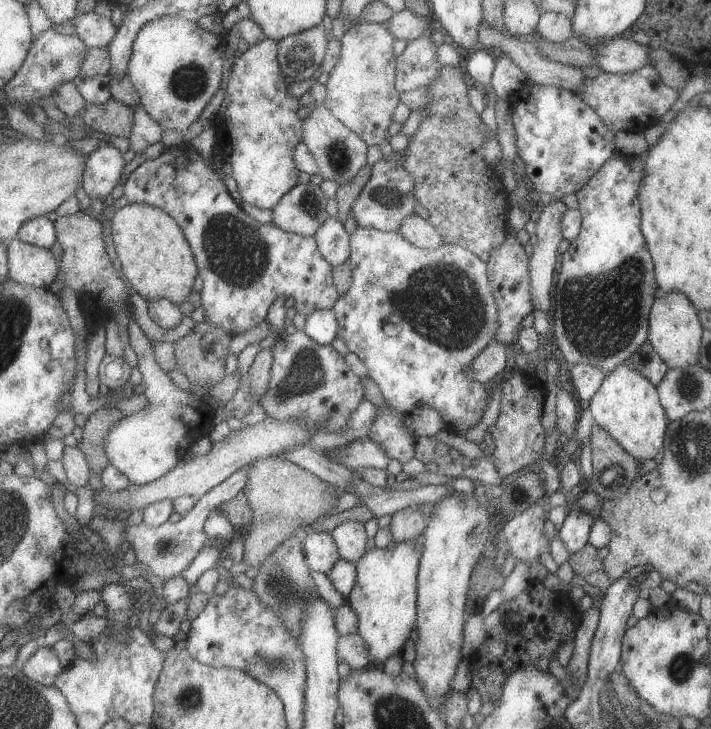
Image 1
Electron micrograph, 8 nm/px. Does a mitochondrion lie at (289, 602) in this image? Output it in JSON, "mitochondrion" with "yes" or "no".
{"mitochondrion":"yes"}

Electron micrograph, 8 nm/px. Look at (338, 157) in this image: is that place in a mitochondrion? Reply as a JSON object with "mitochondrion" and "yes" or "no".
{"mitochondrion":"yes"}

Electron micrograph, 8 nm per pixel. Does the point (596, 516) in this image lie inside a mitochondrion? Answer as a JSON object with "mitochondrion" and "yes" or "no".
{"mitochondrion":"no"}

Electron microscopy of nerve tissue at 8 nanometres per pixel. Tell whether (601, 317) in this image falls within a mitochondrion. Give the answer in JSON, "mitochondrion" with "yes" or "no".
{"mitochondrion":"yes"}

